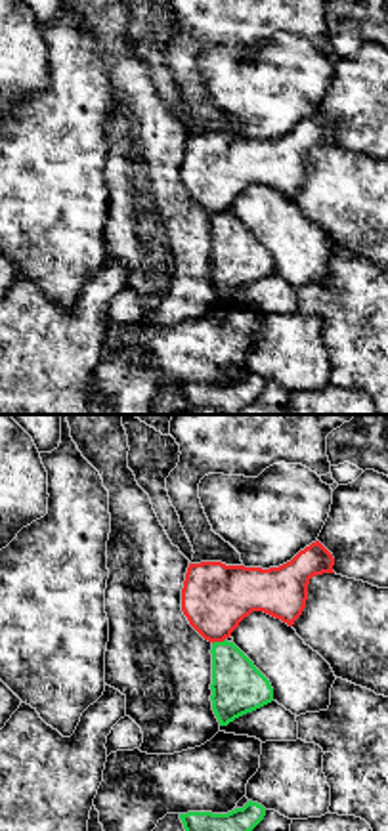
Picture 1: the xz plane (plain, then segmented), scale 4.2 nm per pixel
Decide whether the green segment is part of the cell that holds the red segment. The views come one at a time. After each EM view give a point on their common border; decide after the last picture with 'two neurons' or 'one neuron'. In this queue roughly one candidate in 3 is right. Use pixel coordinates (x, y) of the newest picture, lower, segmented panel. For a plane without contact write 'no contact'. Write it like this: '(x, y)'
(218, 640)

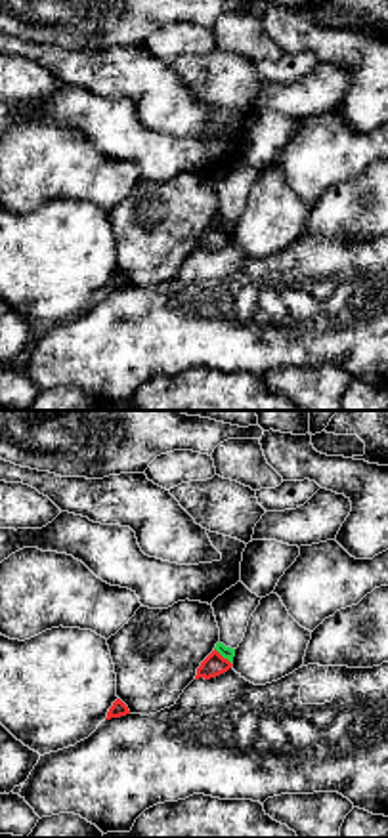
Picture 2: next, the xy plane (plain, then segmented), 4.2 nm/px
(220, 655)

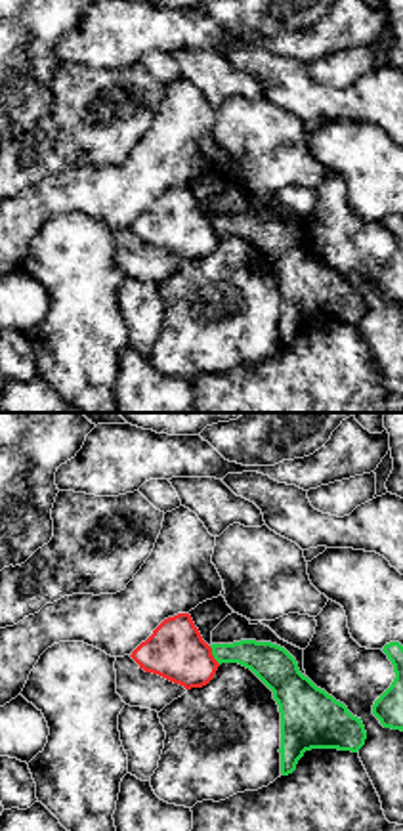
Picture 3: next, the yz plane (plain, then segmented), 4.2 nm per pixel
(212, 656)

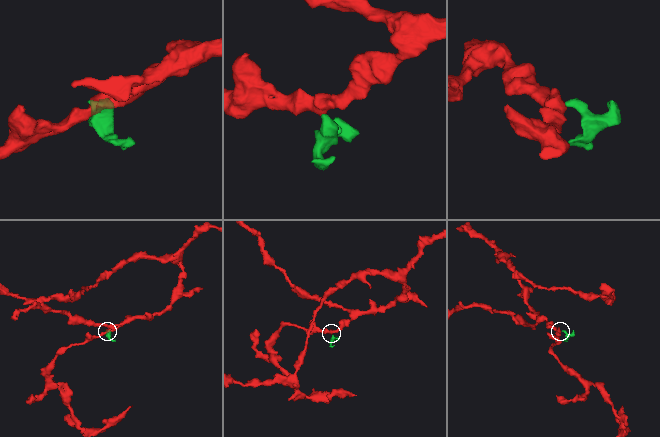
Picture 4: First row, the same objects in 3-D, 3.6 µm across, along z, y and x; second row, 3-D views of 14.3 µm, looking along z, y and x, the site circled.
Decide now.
two neurons

